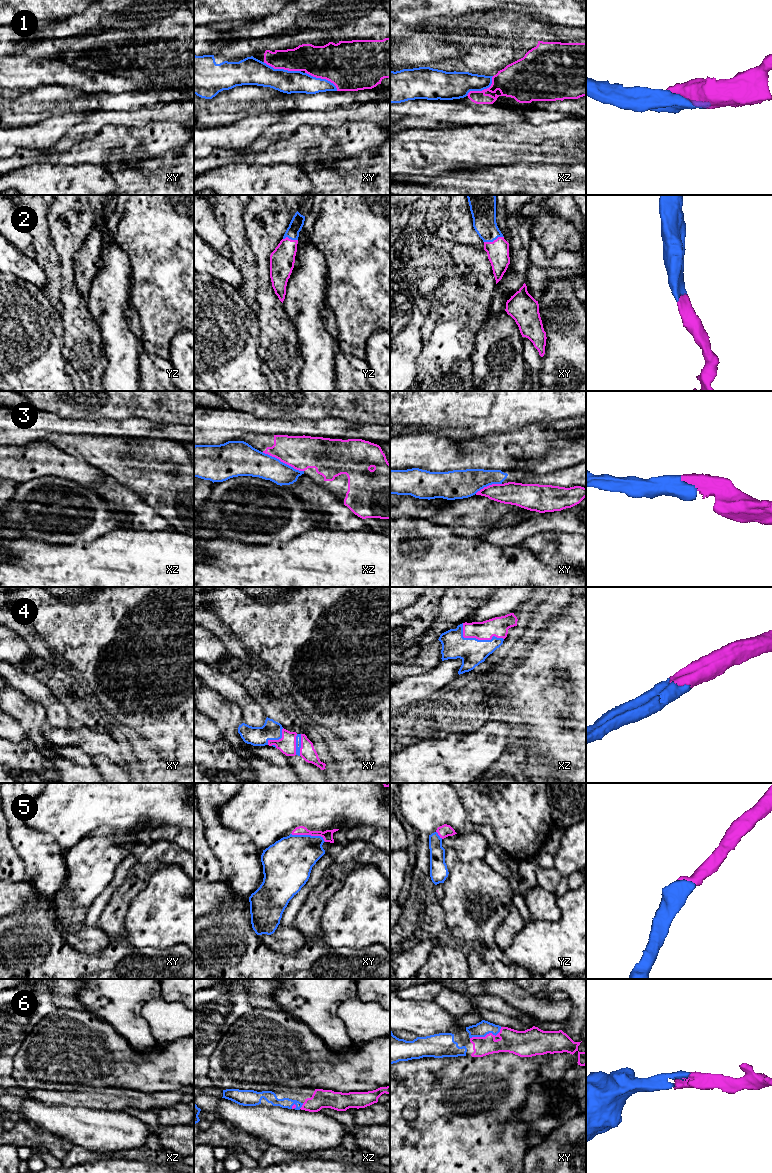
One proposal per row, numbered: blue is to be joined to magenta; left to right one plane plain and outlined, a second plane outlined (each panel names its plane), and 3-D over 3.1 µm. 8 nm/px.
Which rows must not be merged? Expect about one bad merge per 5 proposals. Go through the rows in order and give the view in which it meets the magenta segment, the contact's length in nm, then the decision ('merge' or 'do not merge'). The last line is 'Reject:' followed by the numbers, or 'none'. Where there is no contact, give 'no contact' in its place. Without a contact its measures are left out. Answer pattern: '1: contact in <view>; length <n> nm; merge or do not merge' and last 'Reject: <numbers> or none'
1: contact in xy; length 320 nm; do not merge
2: contact in xy; length 170 nm; merge
3: contact in xz; length 360 nm; do not merge
4: contact in xz; length 360 nm; merge
5: contact in xy; length 280 nm; merge
6: contact in xy; length 280 nm; merge
Reject: 1, 3

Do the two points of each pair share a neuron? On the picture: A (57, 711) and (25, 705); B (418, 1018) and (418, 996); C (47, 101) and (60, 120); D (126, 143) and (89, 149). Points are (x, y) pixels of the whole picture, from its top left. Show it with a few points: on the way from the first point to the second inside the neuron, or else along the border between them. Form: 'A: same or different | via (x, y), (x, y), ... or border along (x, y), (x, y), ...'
A: different | border along (23, 695), (37, 702), (44, 709), (47, 722)
B: different | border along (400, 996), (406, 1000), (433, 1001)
C: different | border along (79, 111), (53, 115)
D: same | via (117, 143), (104, 143), (98, 147)

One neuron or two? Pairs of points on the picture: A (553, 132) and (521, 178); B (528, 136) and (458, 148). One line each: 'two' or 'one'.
A: two
B: one

